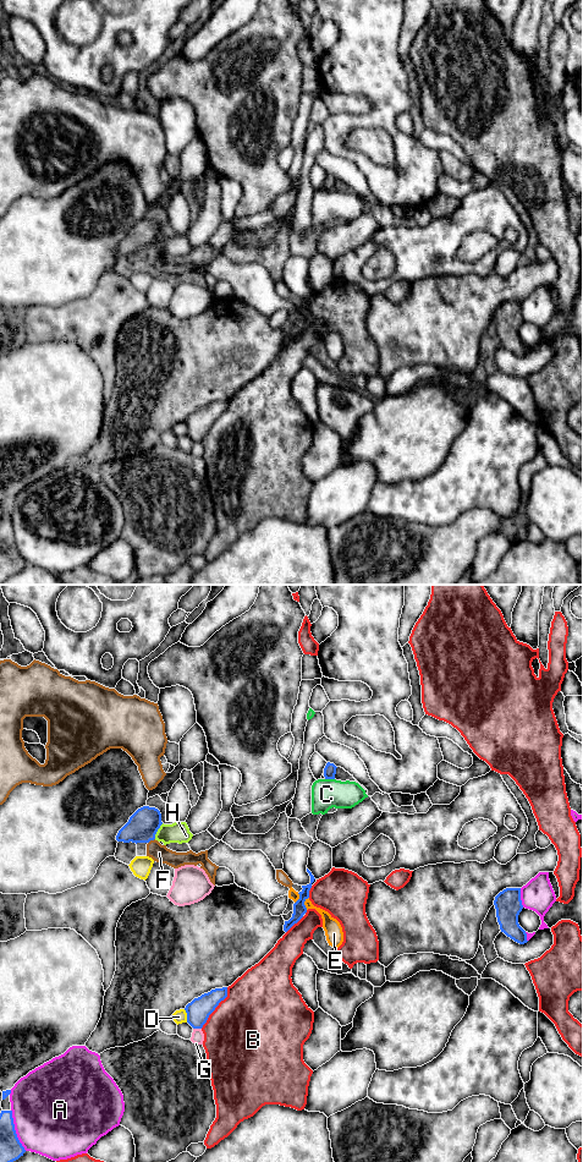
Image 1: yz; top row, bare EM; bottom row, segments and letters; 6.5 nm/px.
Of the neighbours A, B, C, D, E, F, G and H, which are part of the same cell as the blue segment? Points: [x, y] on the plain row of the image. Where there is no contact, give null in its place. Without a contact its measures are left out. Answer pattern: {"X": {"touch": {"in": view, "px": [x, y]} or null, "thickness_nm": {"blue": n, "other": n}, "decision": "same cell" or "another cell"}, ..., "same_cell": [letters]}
{"A": {"touch": {"in": "yz", "px": [15, 543]}, "thickness_nm": {"blue": 150, "other": 480}, "decision": "another cell"}, "B": {"touch": {"in": "yz", "px": [215, 420]}, "thickness_nm": {"blue": 160, "other": 500}, "decision": "another cell"}, "C": {"touch": {"in": "yz", "px": [330, 191]}, "thickness_nm": {"blue": 80, "other": 190}, "decision": "another cell"}, "D": {"touch": {"in": "yz", "px": [187, 428]}, "thickness_nm": {"blue": 160, "other": 90}, "decision": "another cell"}, "E": {"touch": {"in": "yz", "px": [303, 316]}, "thickness_nm": {"blue": 90, "other": 110}, "decision": "another cell"}, "F": {"touch": {"in": "yz", "px": [150, 252]}, "thickness_nm": {"blue": 200, "other": 120}, "decision": "another cell"}, "G": {"touch": {"in": "yz", "px": [197, 440]}, "thickness_nm": {"blue": 160, "other": 80}, "decision": "another cell"}, "H": {"touch": {"in": "yz", "px": [157, 244]}, "thickness_nm": {"blue": 200, "other": 140}, "decision": "another cell"}, "same_cell": []}

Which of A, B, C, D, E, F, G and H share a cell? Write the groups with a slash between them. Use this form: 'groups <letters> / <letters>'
groups A / B / C / D / E / F / G / H

